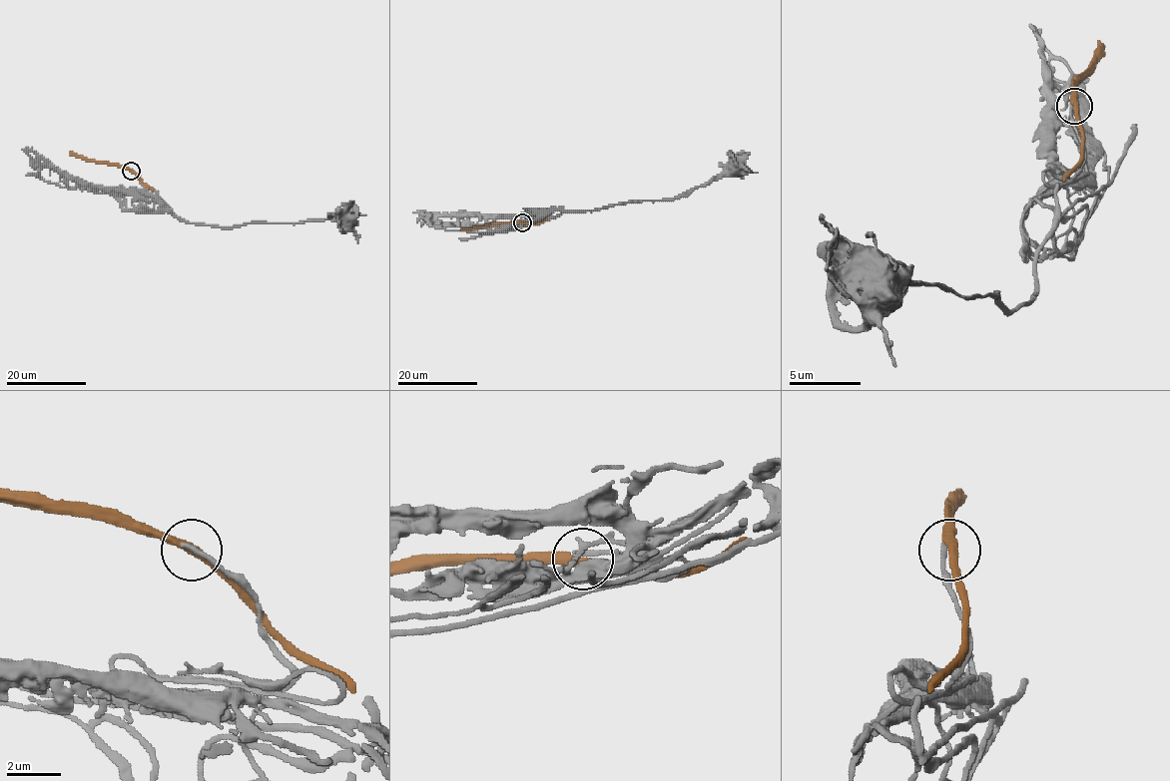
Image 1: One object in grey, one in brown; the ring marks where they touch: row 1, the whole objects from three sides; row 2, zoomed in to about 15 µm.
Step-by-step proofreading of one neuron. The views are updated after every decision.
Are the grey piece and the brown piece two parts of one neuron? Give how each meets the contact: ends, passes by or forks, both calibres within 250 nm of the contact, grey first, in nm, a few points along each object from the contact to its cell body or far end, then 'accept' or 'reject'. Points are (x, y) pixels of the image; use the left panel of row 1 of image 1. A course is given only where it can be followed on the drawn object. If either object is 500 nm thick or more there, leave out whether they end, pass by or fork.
grey ends; brown passes by; calibres 190 and 320 nm; course grey (130, 171), (140, 179), (143, 192), (189, 222), (224, 227), (251, 222), (343, 220); course brown (130, 171), (86, 161), (70, 152); accept

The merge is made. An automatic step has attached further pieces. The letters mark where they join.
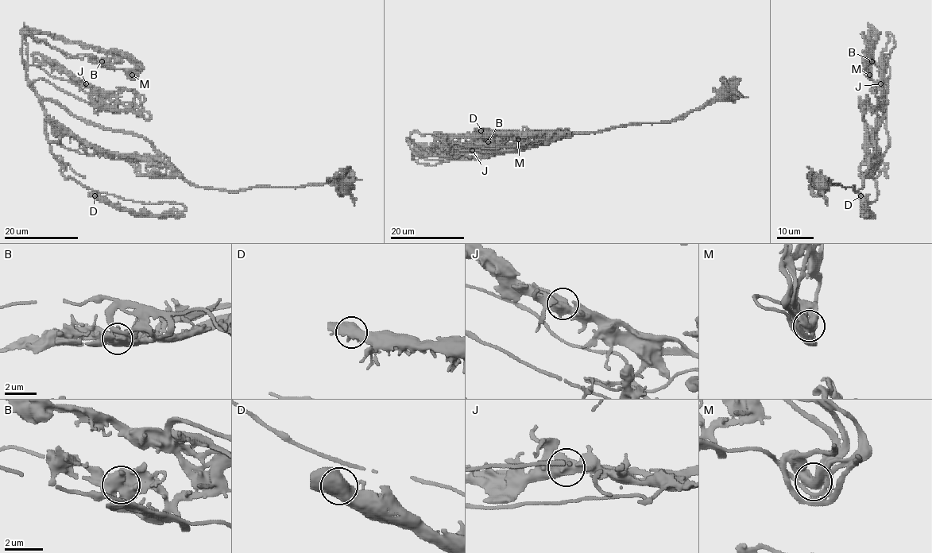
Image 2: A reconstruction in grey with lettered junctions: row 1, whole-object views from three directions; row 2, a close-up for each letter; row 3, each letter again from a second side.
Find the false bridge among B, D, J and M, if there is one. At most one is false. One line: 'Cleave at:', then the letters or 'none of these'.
Cleave at: none of these

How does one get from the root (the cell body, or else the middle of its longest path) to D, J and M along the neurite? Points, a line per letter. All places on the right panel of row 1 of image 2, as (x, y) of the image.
D: (820, 184), (860, 189), (882, 158), (870, 141), (878, 194), (865, 203), (865, 217), (860, 195)
J: (820, 184), (863, 187), (883, 115), (887, 64), (889, 76), (880, 84)
M: (820, 184), (863, 187), (883, 115), (883, 83), (868, 45), (877, 33), (869, 75)

